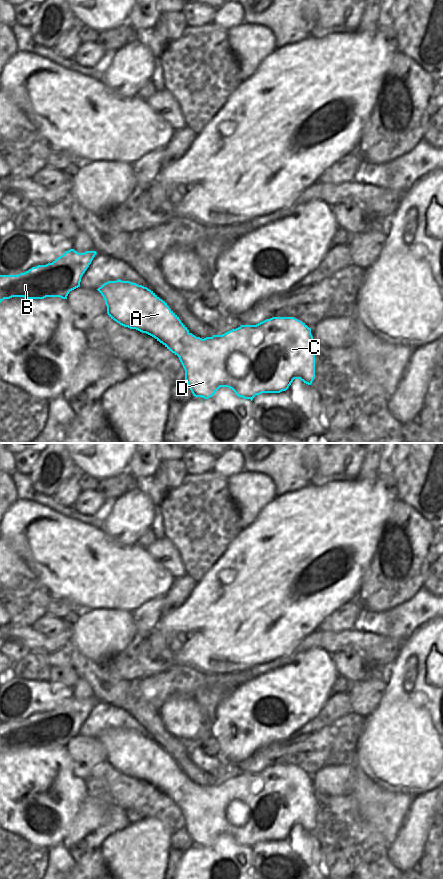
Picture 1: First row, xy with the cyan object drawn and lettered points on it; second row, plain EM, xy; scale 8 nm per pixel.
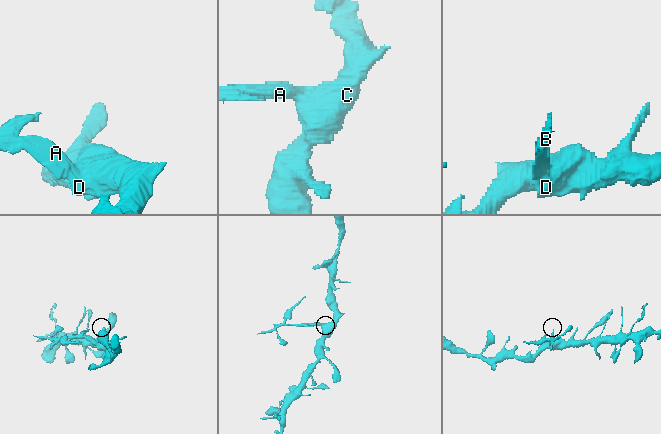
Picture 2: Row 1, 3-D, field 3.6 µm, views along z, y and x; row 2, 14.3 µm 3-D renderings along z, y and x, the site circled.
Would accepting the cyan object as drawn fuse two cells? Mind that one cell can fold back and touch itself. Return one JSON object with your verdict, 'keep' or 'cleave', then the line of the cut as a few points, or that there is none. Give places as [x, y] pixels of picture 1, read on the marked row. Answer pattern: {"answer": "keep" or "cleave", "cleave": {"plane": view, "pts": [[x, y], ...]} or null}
{"answer": "cleave", "cleave": {"plane": "xy", "pts": [[189, 333], [189, 347], [185, 353], [180, 353], [178, 356]]}}

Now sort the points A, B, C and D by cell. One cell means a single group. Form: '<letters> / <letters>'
A B / C D

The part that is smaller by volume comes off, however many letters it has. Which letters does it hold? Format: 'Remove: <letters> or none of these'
Remove: A, B

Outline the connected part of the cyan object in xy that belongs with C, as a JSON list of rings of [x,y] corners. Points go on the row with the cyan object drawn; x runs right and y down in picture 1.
[[[272,317],[256,325],[241,325],[222,335],[204,339],[189,333],[187,353],[180,353],[179,360],[185,370],[185,380],[195,397],[208,399],[220,387],[232,389],[238,397],[250,399],[262,393],[286,391],[294,379],[311,385],[315,378],[315,344],[309,328],[294,317]]]

